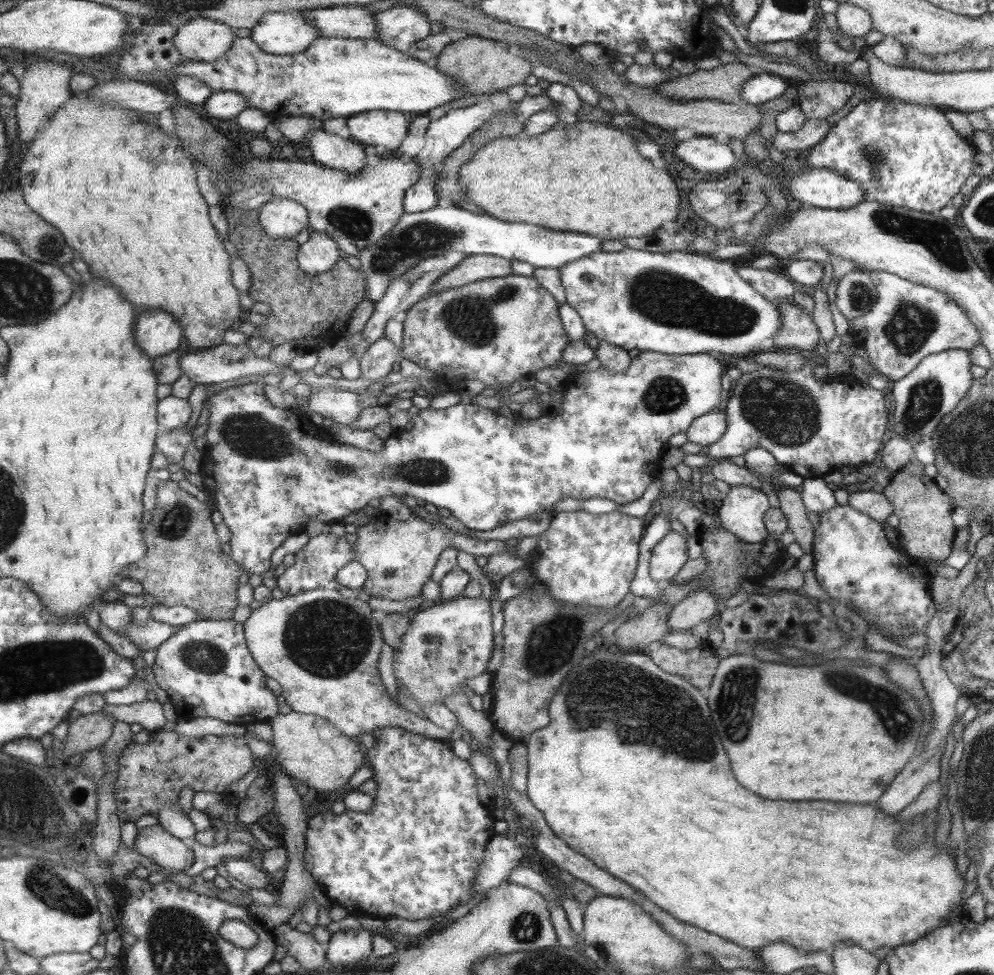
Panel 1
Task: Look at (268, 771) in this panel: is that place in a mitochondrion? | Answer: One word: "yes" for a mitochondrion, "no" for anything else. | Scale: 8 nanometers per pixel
no

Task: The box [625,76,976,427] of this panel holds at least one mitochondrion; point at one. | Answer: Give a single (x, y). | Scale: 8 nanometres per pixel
(930, 236)

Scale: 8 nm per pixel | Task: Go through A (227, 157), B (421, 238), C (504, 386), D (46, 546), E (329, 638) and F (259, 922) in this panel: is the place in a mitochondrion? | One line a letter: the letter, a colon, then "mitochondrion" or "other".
A: mitochondrion
B: mitochondrion
C: other
D: other
E: mitochondrion
F: other

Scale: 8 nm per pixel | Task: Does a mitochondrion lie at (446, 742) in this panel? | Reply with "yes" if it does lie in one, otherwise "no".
no

